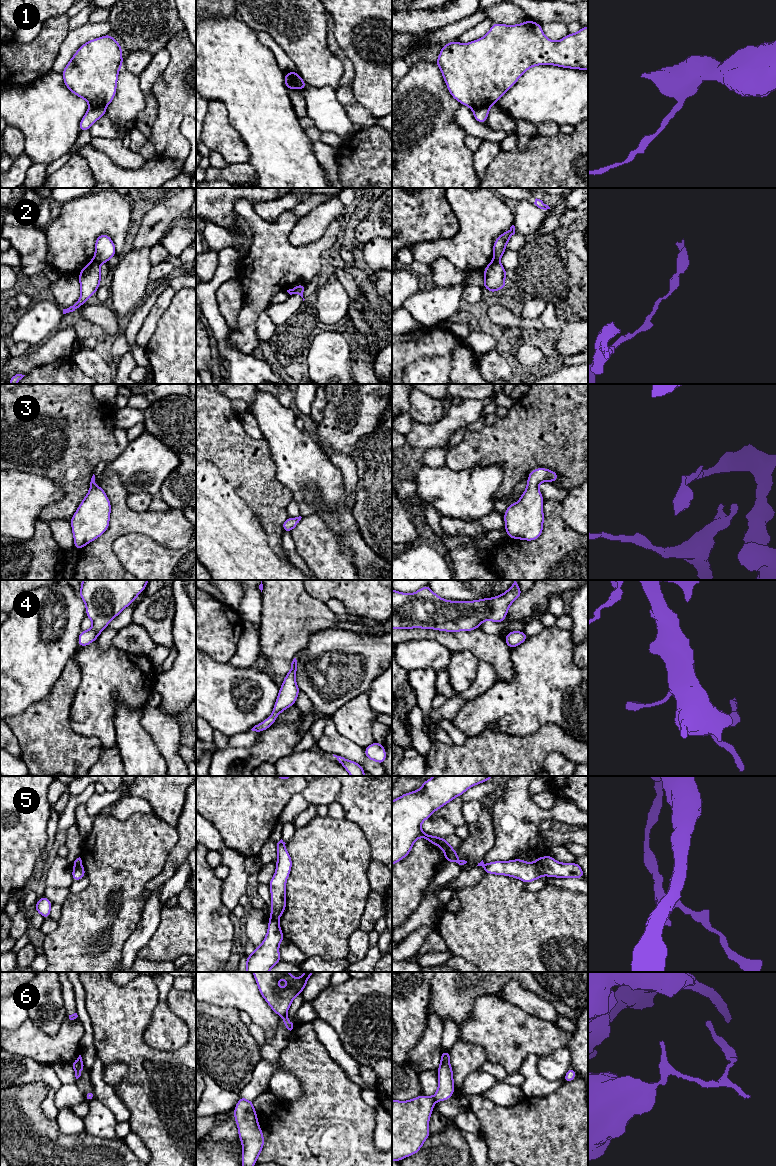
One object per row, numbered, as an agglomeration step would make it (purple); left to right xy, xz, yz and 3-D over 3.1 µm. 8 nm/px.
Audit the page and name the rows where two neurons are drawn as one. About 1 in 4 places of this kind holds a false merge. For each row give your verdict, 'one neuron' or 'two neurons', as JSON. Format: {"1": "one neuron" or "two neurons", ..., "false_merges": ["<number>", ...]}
{"1": "two neurons", "2": "two neurons", "3": "one neuron", "4": "one neuron", "5": "two neurons", "6": "two neurons", "false_merges": ["1", "2", "5", "6"]}

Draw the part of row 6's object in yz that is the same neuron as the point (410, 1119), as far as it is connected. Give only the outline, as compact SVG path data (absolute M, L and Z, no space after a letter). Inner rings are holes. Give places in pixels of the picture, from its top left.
M420 1095L408 1101L392 1100L392 1160L399 1162L416 1154L429 1137L429 1118L436 1100L434 1097Z

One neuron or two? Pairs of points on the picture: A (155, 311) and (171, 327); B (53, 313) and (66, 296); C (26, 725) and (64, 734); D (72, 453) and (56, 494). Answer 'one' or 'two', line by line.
A: two
B: two
C: one
D: two

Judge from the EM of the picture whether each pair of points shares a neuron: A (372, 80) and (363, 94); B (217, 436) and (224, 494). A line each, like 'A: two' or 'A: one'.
A: one
B: two

